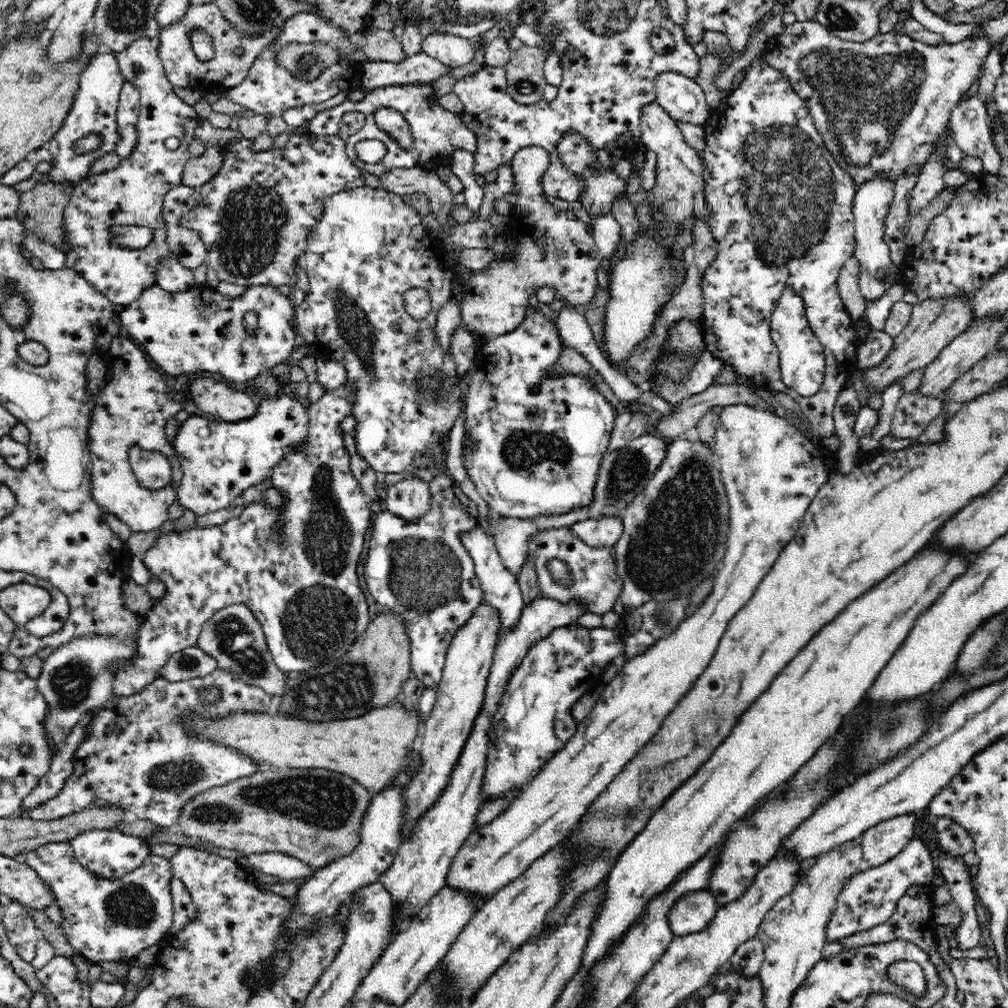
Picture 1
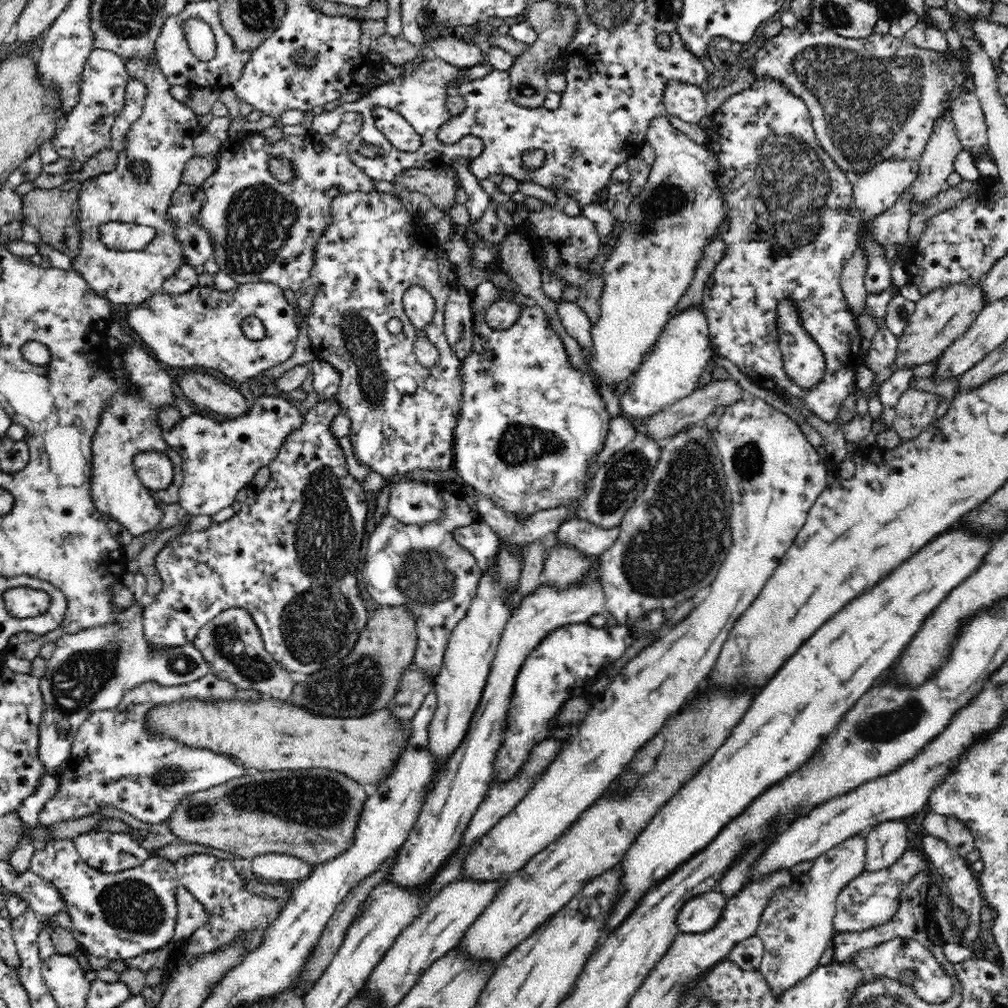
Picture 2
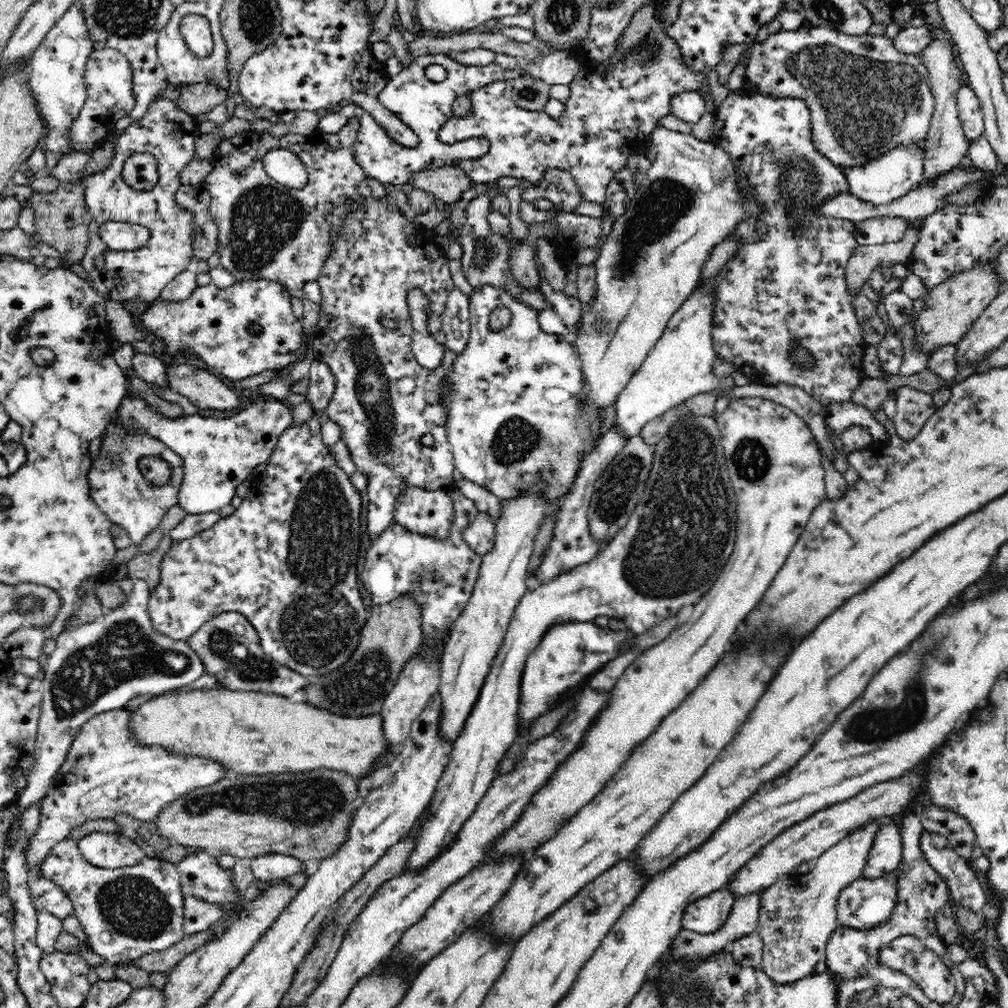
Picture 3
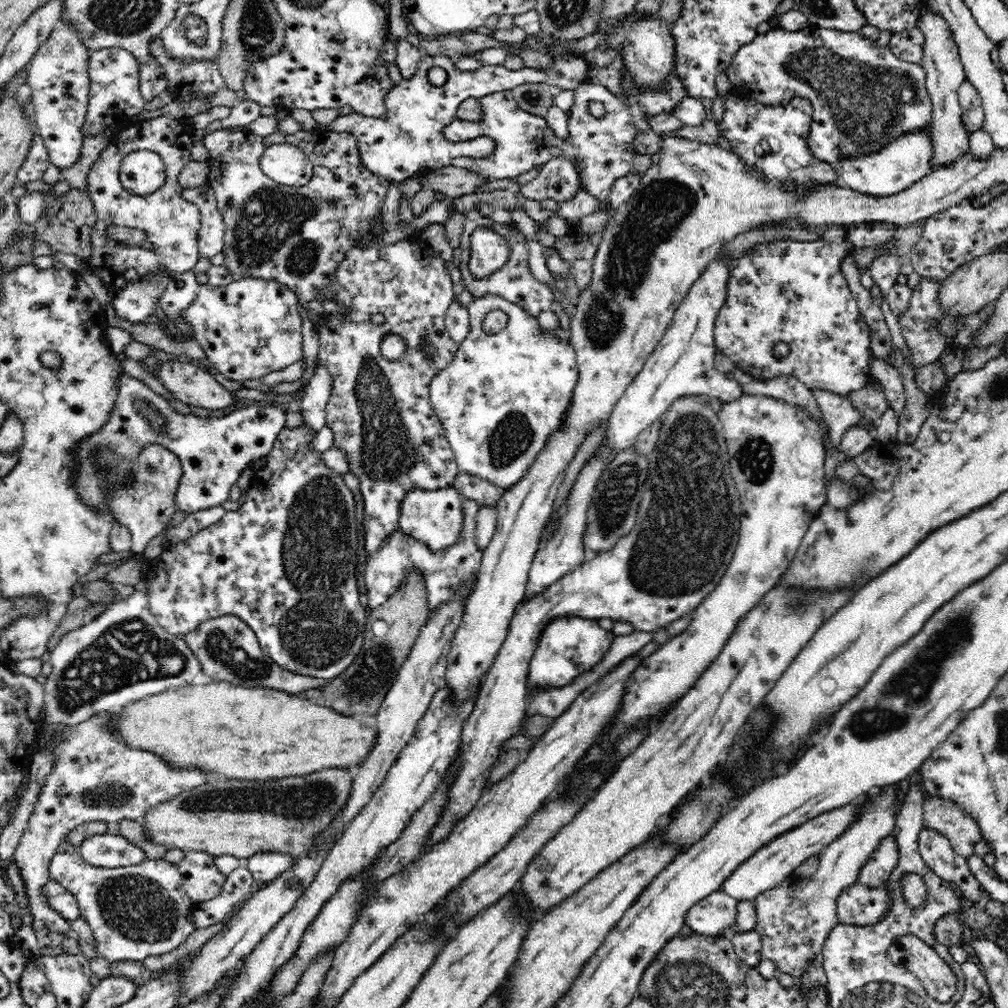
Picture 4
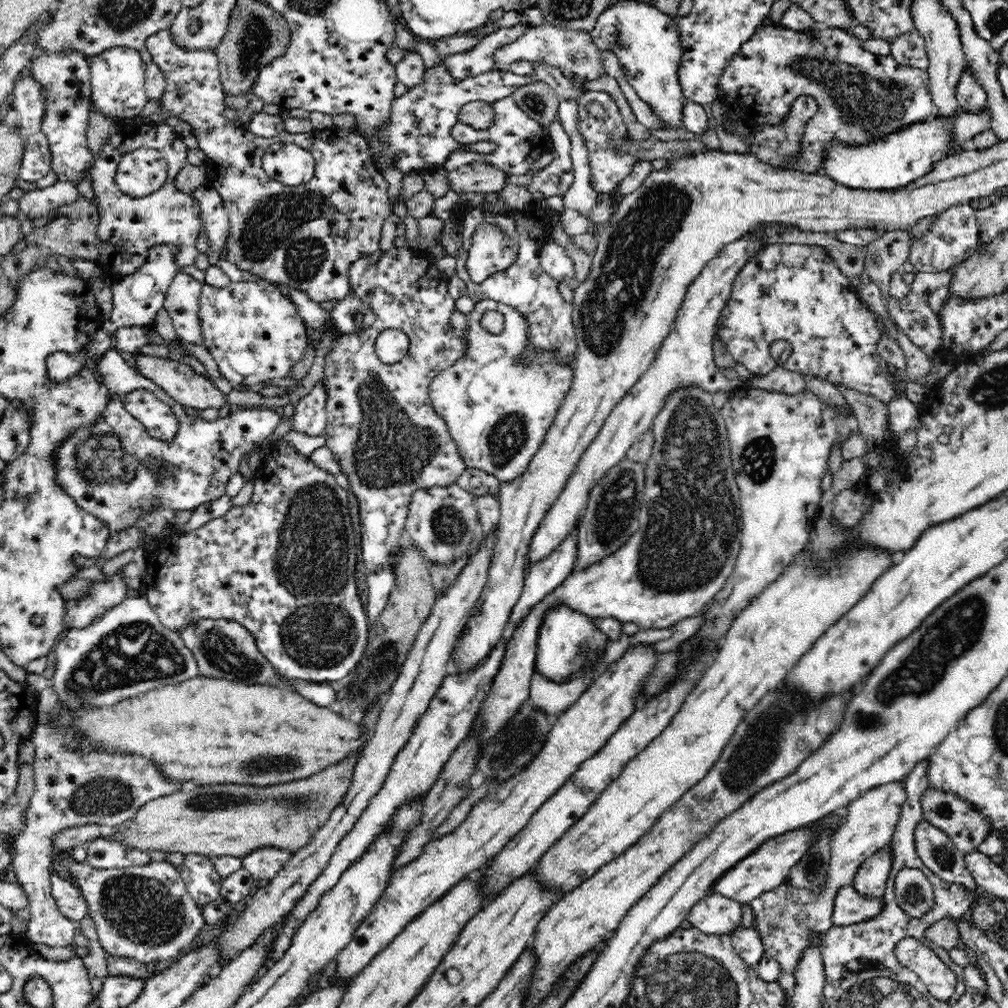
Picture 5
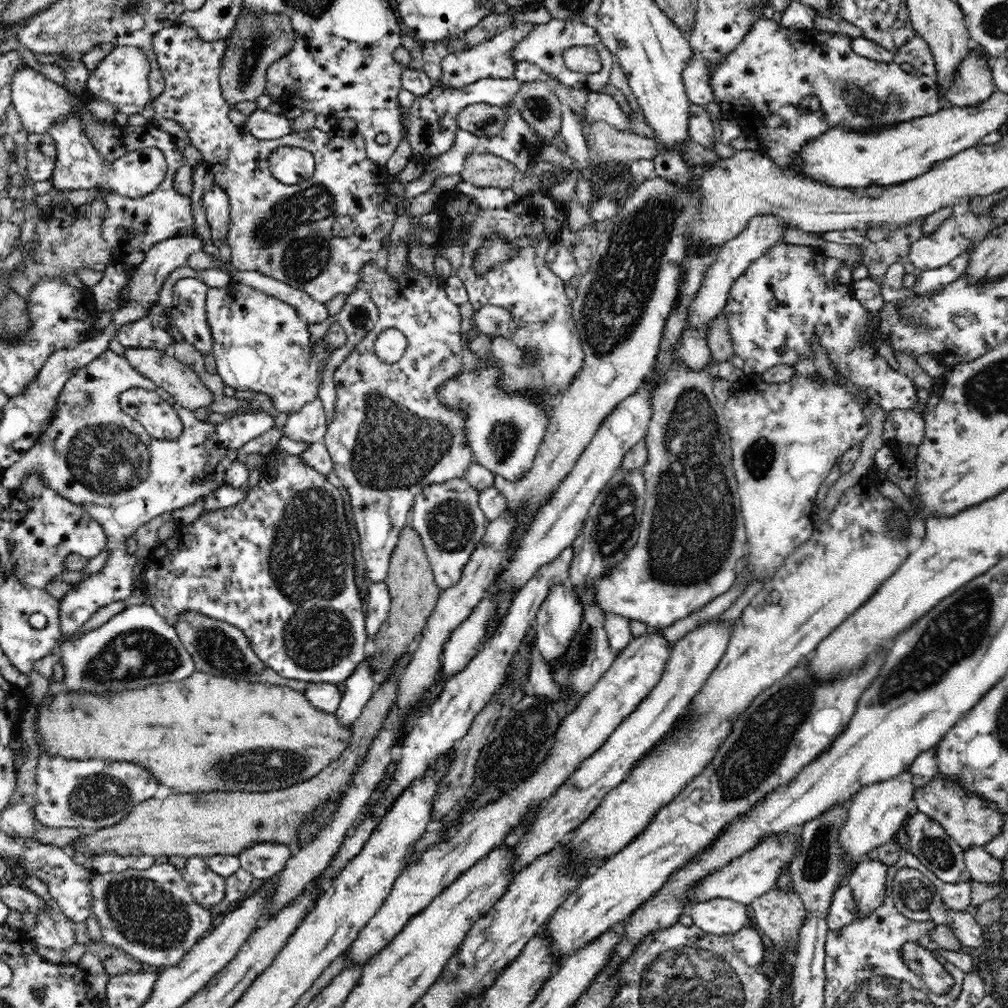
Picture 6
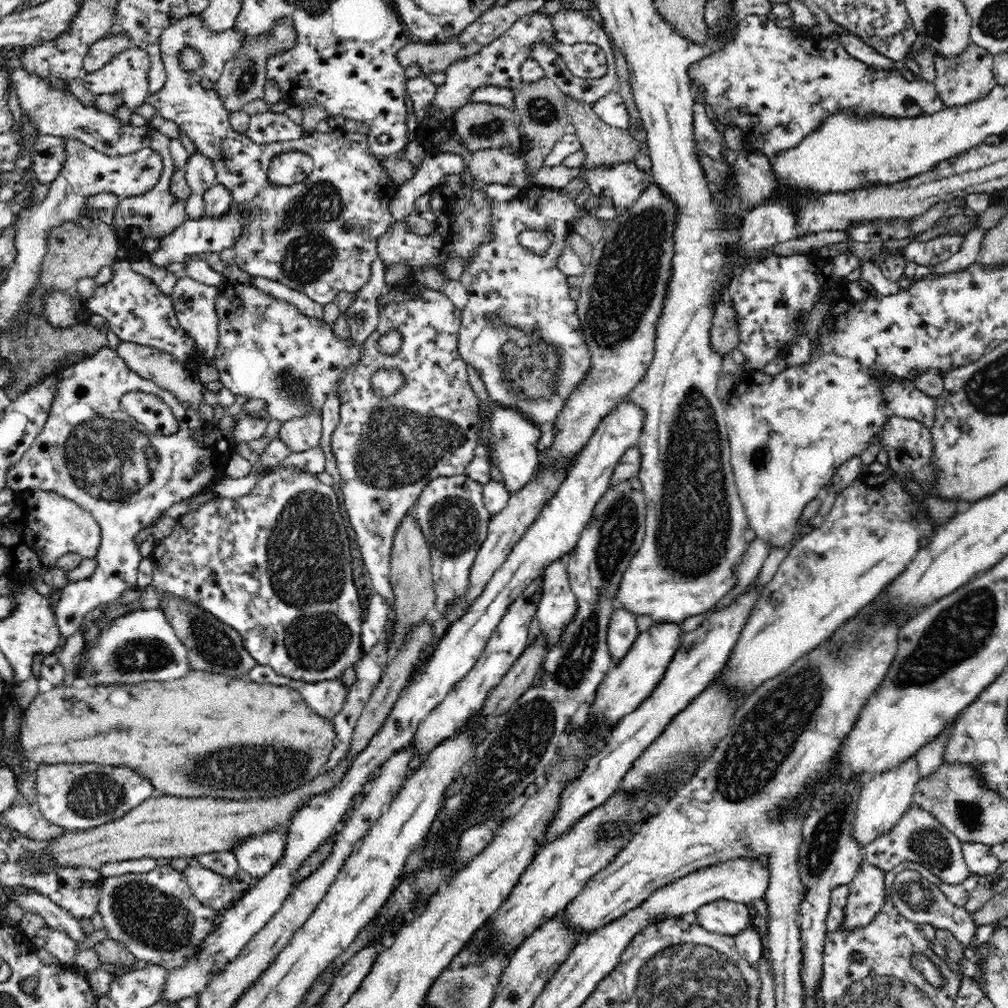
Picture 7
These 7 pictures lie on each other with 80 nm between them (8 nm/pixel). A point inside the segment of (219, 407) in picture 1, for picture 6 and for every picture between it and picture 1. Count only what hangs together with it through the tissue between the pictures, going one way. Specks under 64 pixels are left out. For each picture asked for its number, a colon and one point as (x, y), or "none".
2: (207, 392)
3: (202, 388)
4: (189, 382)
5: (181, 382)
6: (178, 379)

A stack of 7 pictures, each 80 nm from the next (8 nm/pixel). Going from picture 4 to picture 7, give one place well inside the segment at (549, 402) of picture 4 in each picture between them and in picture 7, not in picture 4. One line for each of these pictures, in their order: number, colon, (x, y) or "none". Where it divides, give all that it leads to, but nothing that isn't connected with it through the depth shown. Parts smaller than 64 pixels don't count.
5: (499, 401)
6: (504, 429)
7: (514, 436)

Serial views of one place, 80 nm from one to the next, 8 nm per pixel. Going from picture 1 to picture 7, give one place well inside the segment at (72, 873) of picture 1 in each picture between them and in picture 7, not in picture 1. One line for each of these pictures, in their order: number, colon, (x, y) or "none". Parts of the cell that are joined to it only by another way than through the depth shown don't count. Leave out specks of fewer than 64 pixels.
2: (119, 916)
3: (127, 912)
4: (142, 910)
5: (144, 912)
6: (150, 914)
7: (154, 914)

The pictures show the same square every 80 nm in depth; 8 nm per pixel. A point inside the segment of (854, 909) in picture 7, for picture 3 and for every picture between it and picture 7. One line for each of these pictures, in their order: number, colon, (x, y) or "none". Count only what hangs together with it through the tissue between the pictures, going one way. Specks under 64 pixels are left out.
3: (884, 857)
4: (876, 871)
5: (871, 879)
6: (868, 882)

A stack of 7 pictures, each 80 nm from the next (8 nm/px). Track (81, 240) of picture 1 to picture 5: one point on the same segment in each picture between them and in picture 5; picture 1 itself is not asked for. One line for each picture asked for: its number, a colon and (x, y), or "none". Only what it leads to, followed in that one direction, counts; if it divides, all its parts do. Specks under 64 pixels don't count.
2: (160, 141)
3: (167, 133)
4: (172, 224)
5: (128, 227)

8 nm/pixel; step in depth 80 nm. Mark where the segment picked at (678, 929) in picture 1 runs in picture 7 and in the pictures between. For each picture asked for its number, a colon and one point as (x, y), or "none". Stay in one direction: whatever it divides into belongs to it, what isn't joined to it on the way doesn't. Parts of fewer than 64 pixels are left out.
2: (698, 914)
3: (705, 915)
4: (714, 913)
5: (715, 914)
6: (720, 916)
7: (724, 917)

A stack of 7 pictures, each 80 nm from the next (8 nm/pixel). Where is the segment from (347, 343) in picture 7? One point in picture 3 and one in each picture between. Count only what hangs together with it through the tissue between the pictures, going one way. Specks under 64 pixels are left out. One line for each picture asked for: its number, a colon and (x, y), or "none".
3: (214, 324)
4: (252, 327)
5: (254, 332)
6: (260, 343)

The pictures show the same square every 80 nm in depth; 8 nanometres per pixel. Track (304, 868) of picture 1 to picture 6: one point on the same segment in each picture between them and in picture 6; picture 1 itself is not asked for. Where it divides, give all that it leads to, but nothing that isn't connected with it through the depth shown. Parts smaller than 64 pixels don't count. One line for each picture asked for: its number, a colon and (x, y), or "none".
2: (274, 866)
3: (269, 867)
4: (266, 866)
5: (264, 864)
6: (263, 861)

